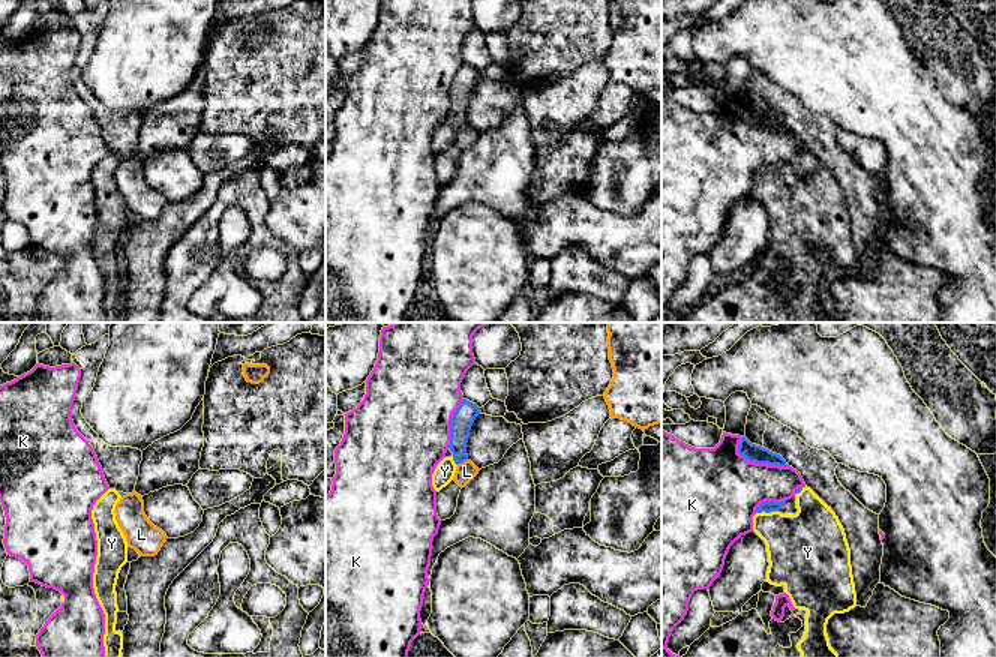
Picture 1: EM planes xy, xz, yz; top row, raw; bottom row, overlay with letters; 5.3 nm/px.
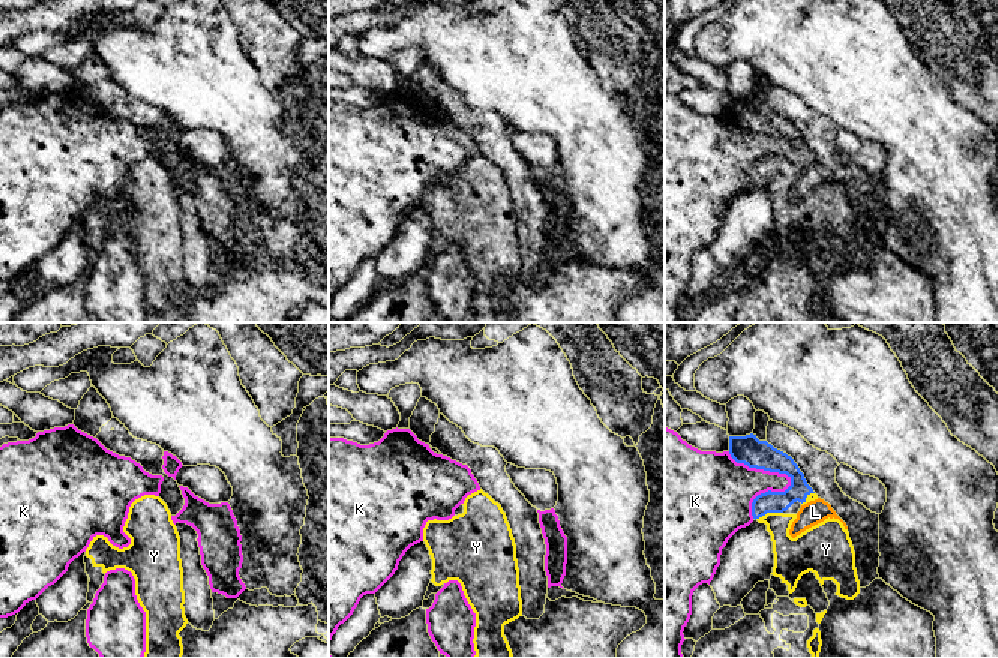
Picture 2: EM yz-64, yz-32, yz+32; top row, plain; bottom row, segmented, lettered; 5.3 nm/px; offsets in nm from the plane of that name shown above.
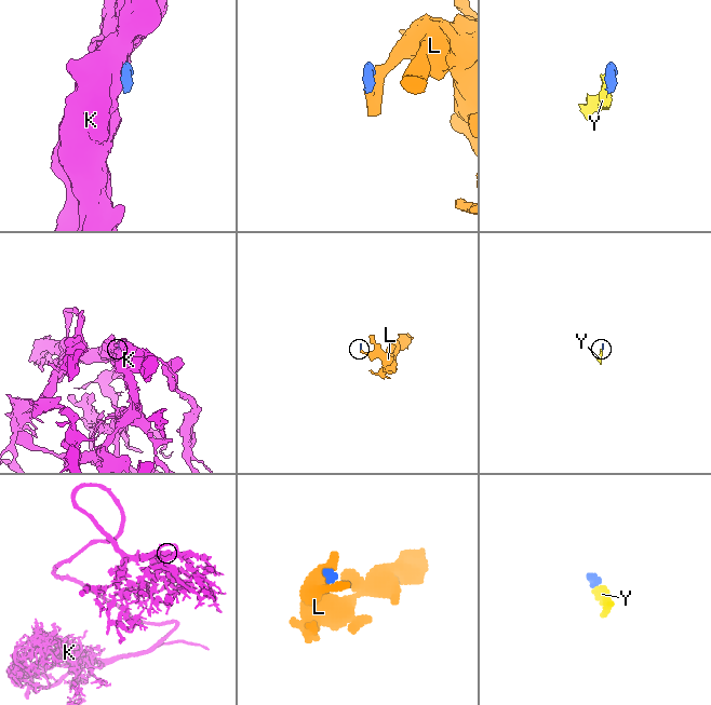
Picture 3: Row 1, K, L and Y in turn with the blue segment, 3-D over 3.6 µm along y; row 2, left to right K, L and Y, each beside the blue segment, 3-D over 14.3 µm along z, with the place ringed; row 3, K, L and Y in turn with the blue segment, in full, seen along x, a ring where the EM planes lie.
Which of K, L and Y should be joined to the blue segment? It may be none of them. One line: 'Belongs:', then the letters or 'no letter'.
Belongs: Y

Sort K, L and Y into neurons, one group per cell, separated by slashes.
K / L / Y

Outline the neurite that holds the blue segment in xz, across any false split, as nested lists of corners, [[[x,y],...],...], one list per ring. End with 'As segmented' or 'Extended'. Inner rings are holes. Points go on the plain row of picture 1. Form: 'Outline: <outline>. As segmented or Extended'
Outline: [[[464,63],[452,81],[450,87],[450,116],[452,122],[444,122],[432,138],[432,150],[436,156],[446,152],[454,141],[456,130],[468,123],[466,106],[470,102],[471,90],[480,78],[480,72]]]. Extended

